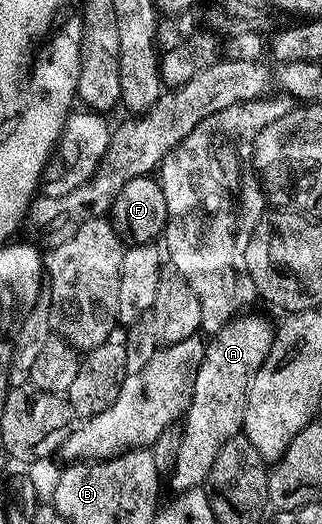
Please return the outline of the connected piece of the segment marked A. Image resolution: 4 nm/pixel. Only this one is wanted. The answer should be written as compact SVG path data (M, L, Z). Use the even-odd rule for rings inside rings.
M252 313L234 317L218 333L208 338L203 363L195 375L191 403L180 426L182 446L179 447L178 458L175 459L171 472L174 490L204 486L211 471L211 463L215 463L215 455L219 455L219 447L223 447L227 439L242 432L249 381L263 363L263 359L267 359L275 332L274 322ZM249 315L250 317L245 317Z

